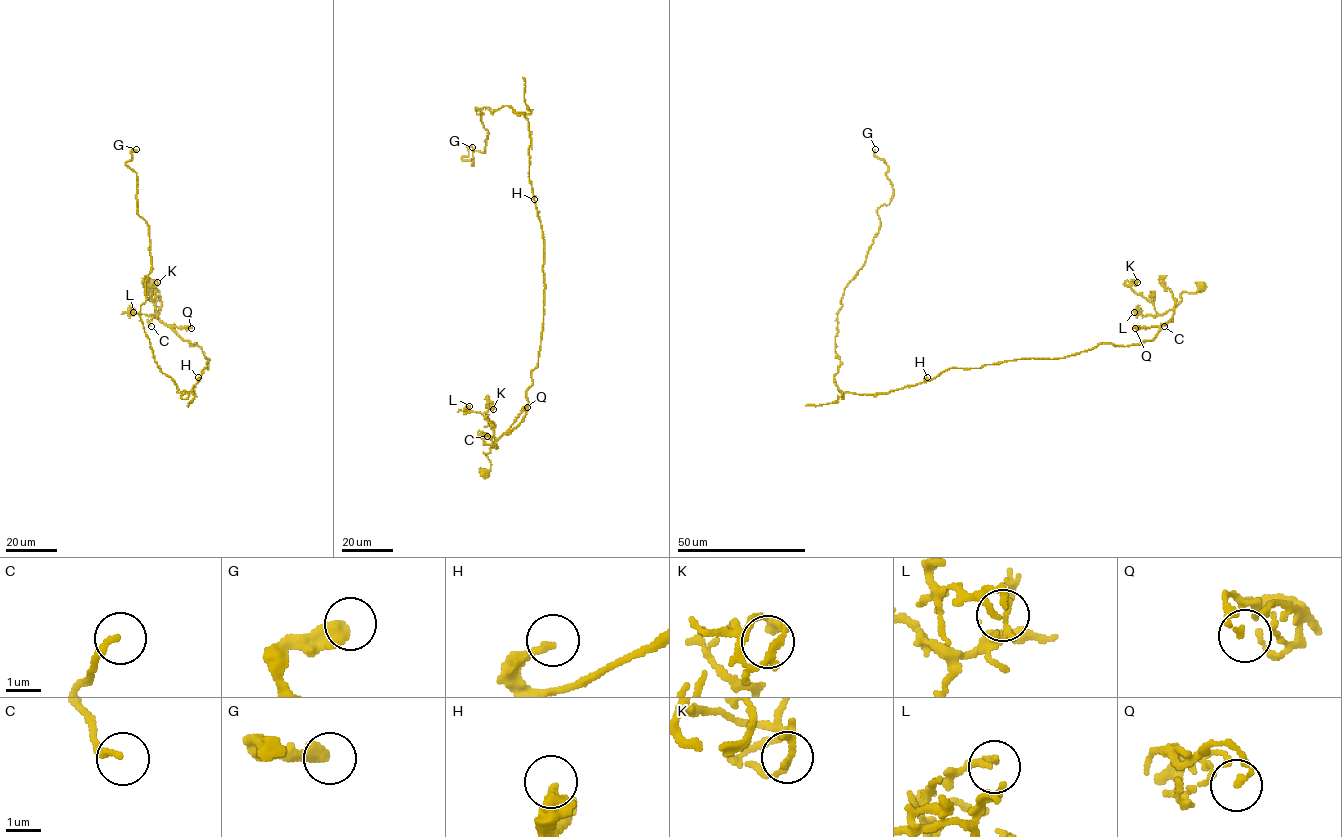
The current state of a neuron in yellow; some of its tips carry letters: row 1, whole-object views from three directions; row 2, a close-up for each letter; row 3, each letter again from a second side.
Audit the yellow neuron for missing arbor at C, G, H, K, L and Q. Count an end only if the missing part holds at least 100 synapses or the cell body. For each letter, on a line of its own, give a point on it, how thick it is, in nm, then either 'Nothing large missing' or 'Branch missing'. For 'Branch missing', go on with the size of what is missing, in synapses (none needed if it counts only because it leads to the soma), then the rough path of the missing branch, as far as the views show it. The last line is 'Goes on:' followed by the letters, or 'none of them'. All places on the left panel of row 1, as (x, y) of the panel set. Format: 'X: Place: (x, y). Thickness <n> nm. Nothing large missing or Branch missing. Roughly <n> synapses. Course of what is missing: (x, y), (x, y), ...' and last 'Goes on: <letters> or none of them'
C: Place: (151, 326). Thickness 180 nm. Nothing large missing
G: Place: (136, 149). Thickness 480 nm. Nothing large missing
H: Place: (198, 377). Thickness 240 nm. Nothing large missing
K: Place: (157, 282). Thickness 130 nm. Nothing large missing
L: Place: (133, 312). Thickness 110 nm. Nothing large missing
Q: Place: (191, 328). Thickness 130 nm. Nothing large missing
Goes on: none of them

